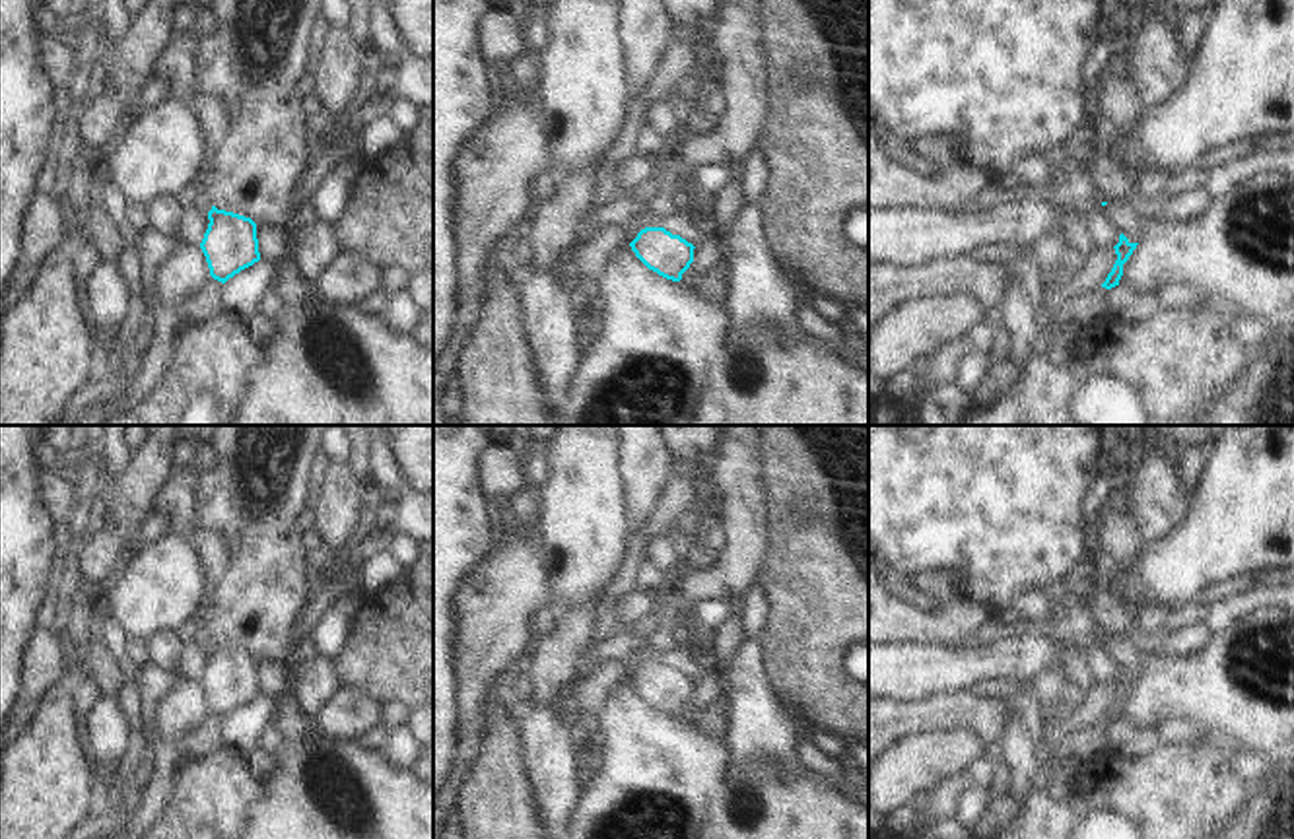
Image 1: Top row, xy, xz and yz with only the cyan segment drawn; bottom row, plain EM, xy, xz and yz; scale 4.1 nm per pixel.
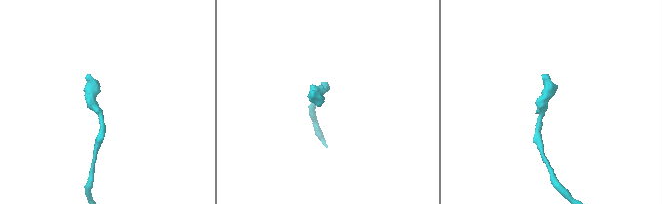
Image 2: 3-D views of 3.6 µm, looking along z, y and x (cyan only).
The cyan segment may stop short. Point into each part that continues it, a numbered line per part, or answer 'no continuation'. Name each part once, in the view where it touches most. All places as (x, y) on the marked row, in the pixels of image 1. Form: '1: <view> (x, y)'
no continuation

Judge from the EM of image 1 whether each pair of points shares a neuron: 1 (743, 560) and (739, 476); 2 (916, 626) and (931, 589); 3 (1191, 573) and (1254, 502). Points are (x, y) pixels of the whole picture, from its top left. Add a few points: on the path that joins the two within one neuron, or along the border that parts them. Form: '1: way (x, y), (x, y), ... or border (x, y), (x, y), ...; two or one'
1: way (743, 538), (741, 498); one
2: border (918, 597), (921, 601); two
3: way (1199, 556), (1236, 519); one

